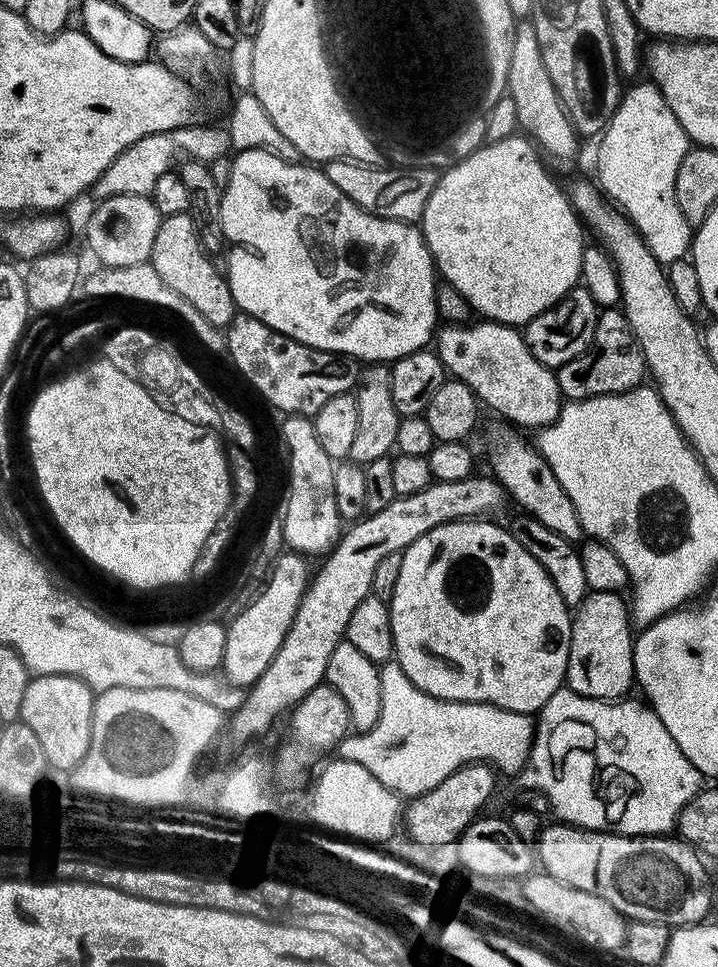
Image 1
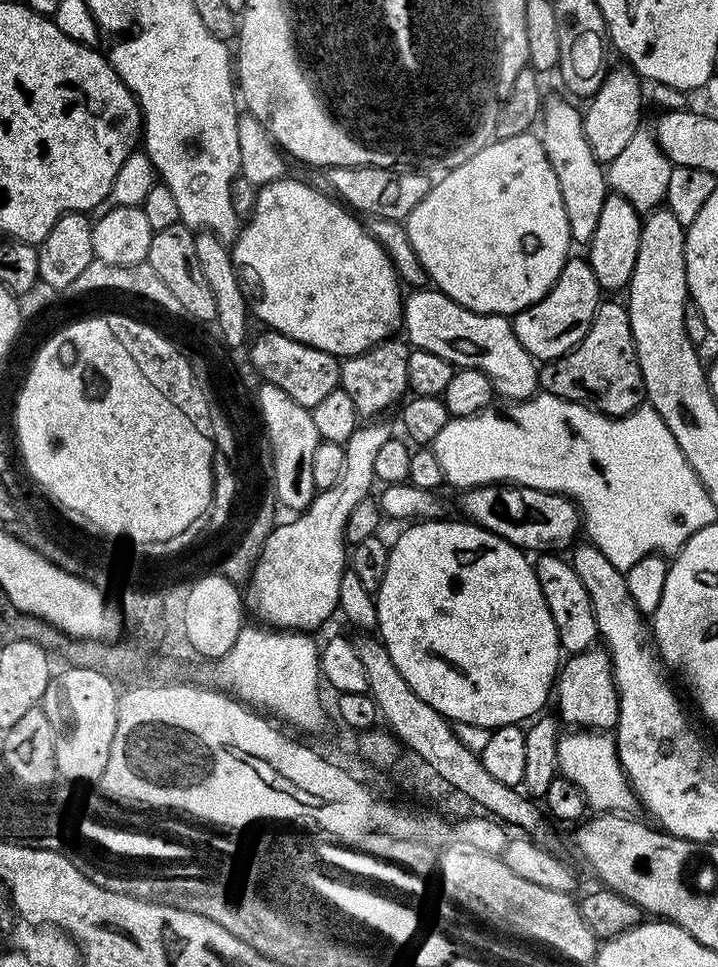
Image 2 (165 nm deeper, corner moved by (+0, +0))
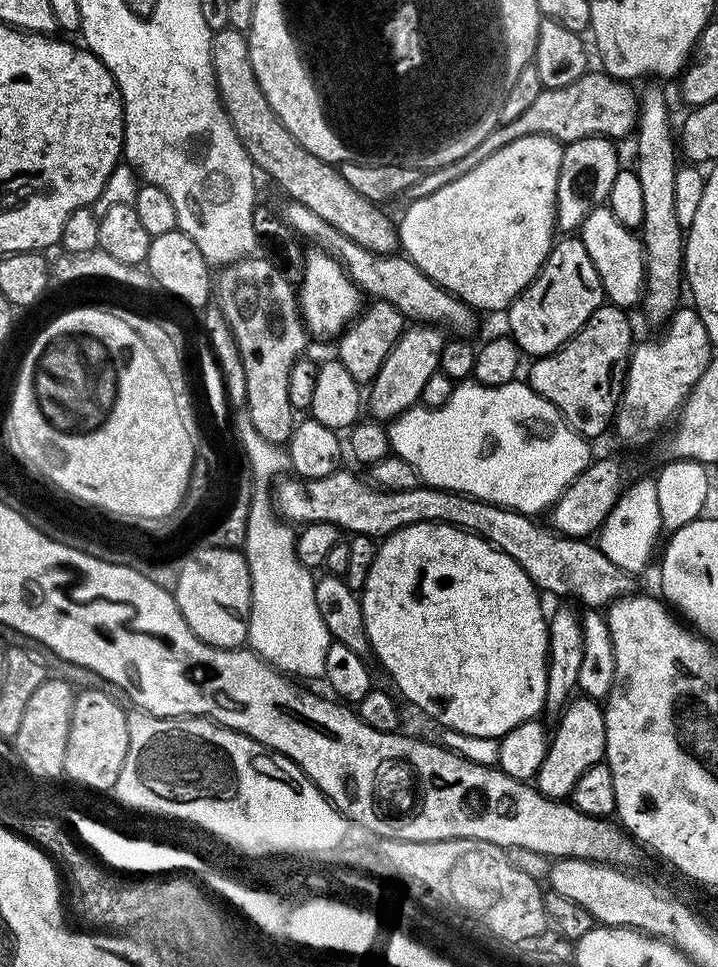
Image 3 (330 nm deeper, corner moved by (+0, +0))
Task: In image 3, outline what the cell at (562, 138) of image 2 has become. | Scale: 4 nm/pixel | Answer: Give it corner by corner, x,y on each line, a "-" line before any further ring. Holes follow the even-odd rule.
606,206
586,214
578,235
582,246
586,246
586,254
590,254
590,262
594,262
594,270
598,270
607,303
625,310
632,310
635,304
637,307
644,295
644,246
641,237
633,229
622,226

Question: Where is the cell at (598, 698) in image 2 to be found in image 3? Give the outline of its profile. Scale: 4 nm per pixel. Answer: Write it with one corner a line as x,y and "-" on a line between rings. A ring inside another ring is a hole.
572,698
560,712
556,732
551,733
548,753
542,758
542,766
536,775
534,786
551,800
571,797
578,780
595,764
604,760
606,750
606,722
603,707
597,701
587,698

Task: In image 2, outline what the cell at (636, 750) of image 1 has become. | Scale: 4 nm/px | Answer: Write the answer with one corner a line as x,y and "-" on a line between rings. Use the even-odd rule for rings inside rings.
574,730
572,734
561,735
557,746
557,769
561,777
572,781
579,787
585,803
591,811
598,814
614,814
617,812
628,812
633,805
636,806
638,799
635,789
624,772
624,767
616,750
615,737
600,730

